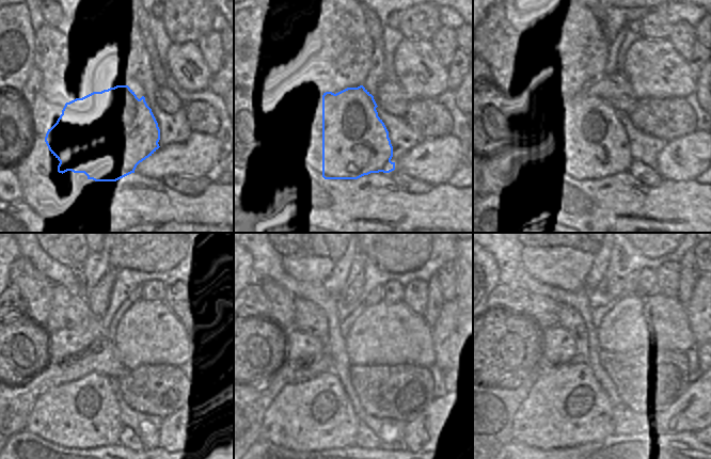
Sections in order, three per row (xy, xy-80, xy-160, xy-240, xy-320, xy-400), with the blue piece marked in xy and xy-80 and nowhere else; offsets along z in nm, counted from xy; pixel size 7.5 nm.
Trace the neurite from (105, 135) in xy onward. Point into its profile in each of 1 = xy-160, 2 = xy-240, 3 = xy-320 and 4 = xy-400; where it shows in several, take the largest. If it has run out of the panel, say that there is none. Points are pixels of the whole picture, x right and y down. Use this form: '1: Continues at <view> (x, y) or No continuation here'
1: Continues at xy-160 (590, 144)
2: Continues at xy-240 (88, 413)
3: Continues at xy-320 (318, 414)
4: Continues at xy-400 (563, 409).

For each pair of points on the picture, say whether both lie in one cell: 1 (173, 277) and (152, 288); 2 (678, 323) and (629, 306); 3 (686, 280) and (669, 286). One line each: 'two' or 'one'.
1: two
2: one
3: two

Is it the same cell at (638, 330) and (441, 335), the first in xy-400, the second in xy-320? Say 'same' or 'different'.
different

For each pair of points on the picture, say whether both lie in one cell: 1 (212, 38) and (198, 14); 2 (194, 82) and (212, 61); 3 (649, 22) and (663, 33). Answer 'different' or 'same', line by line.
1: different
2: different
3: same

